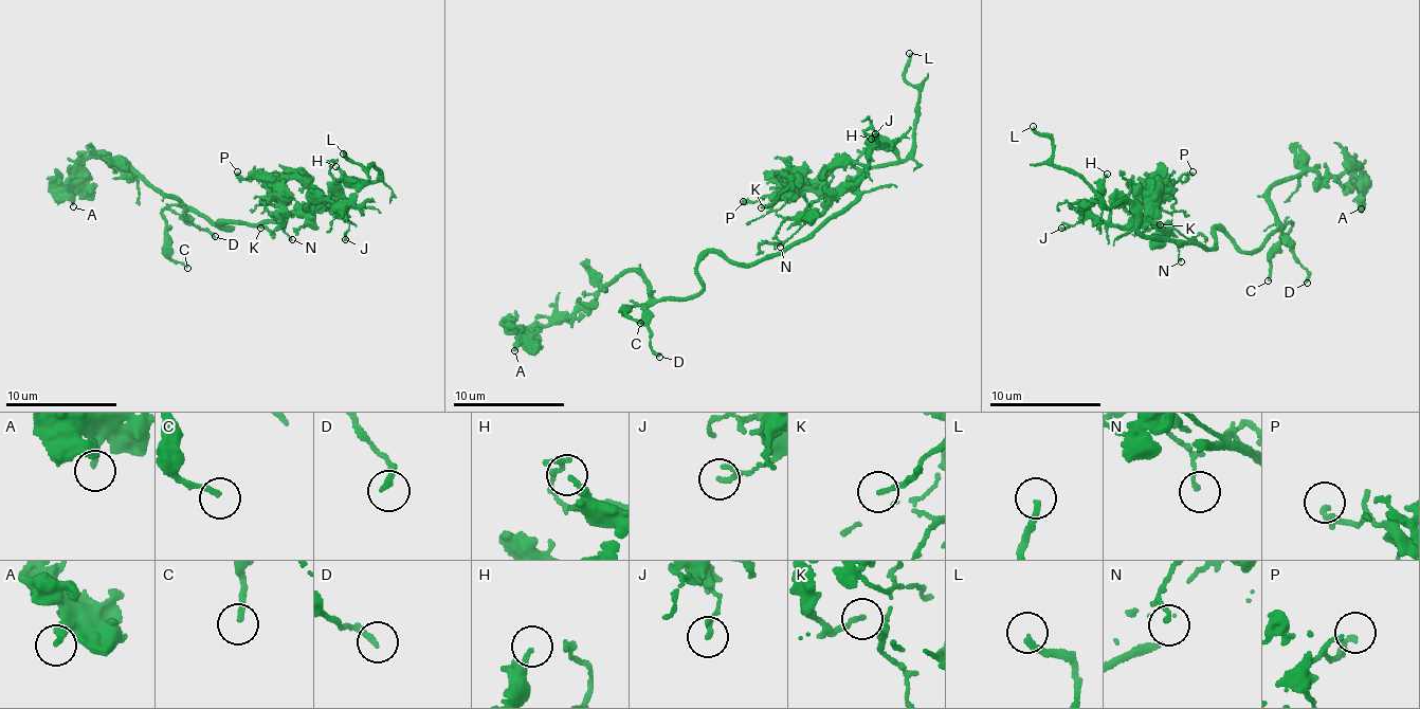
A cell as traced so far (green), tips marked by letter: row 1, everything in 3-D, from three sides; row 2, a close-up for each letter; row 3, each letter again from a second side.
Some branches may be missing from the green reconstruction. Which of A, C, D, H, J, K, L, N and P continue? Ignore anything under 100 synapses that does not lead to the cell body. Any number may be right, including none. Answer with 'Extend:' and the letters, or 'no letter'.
Extend: L

